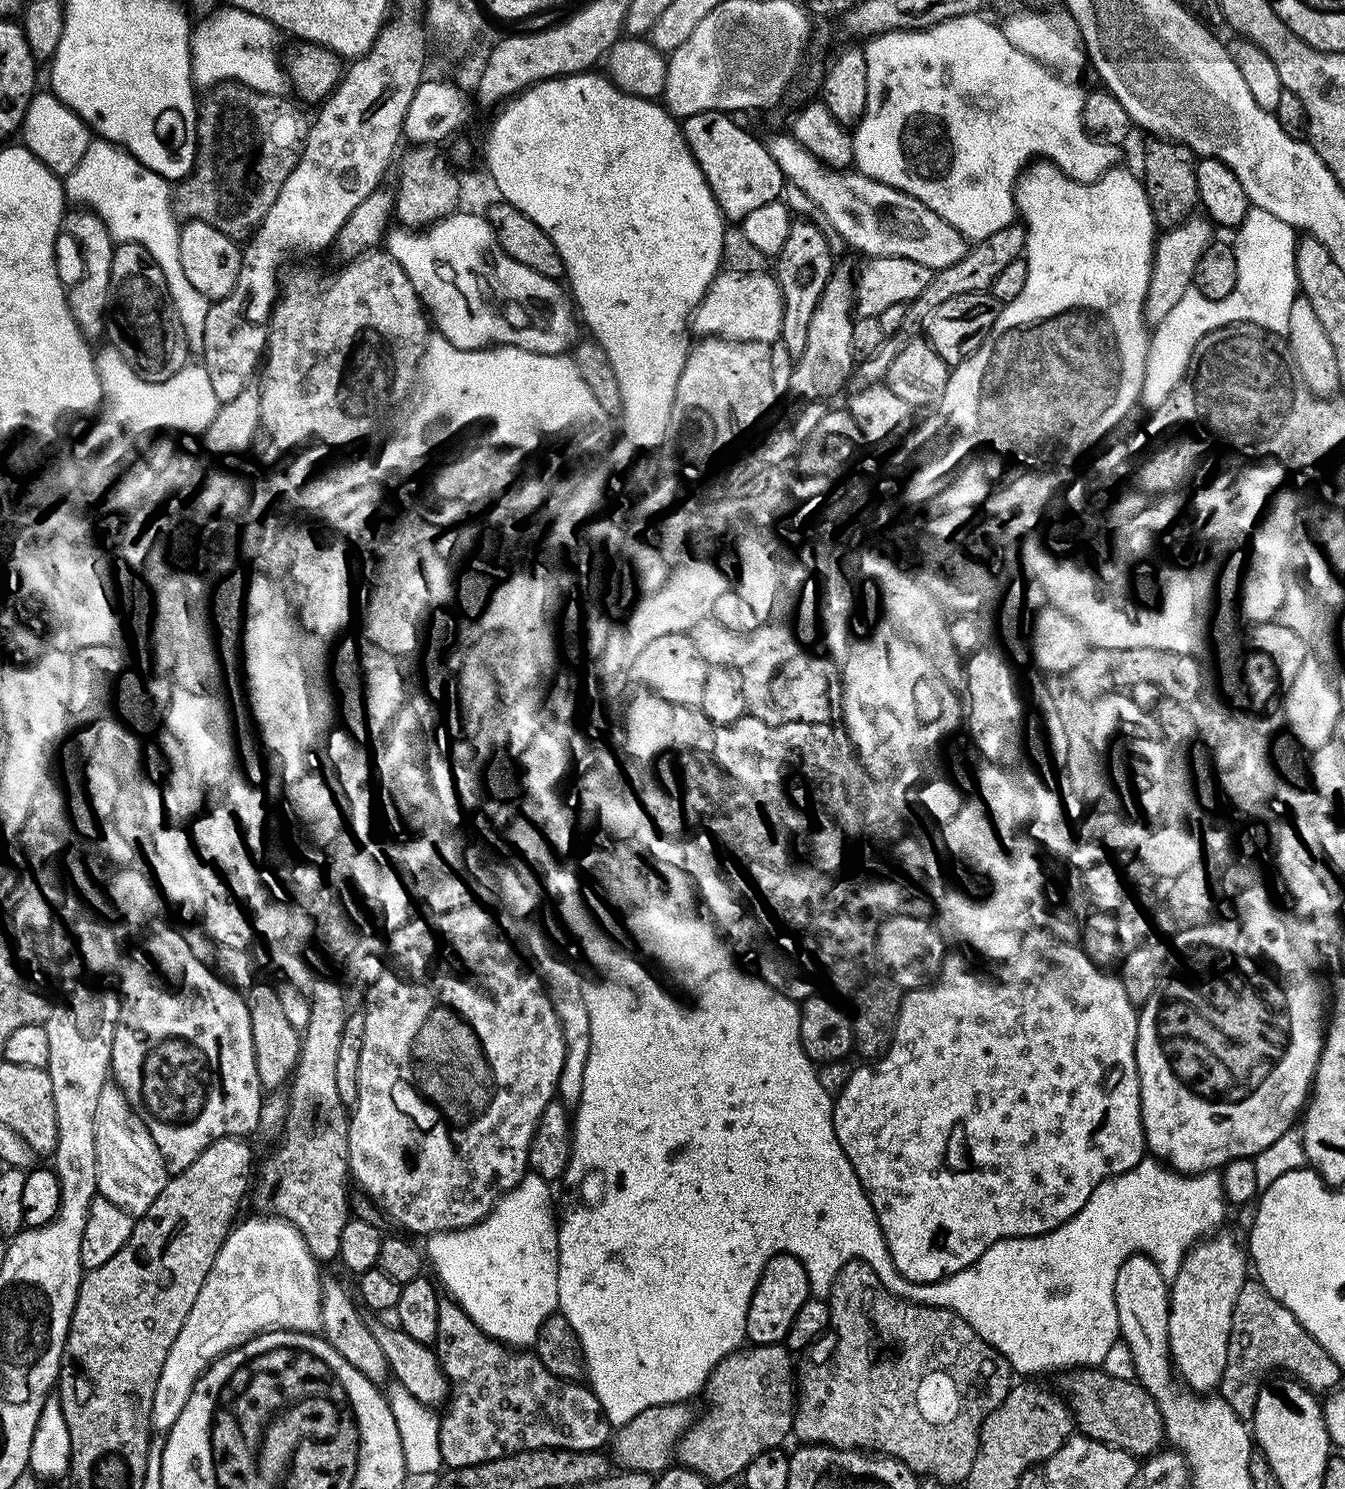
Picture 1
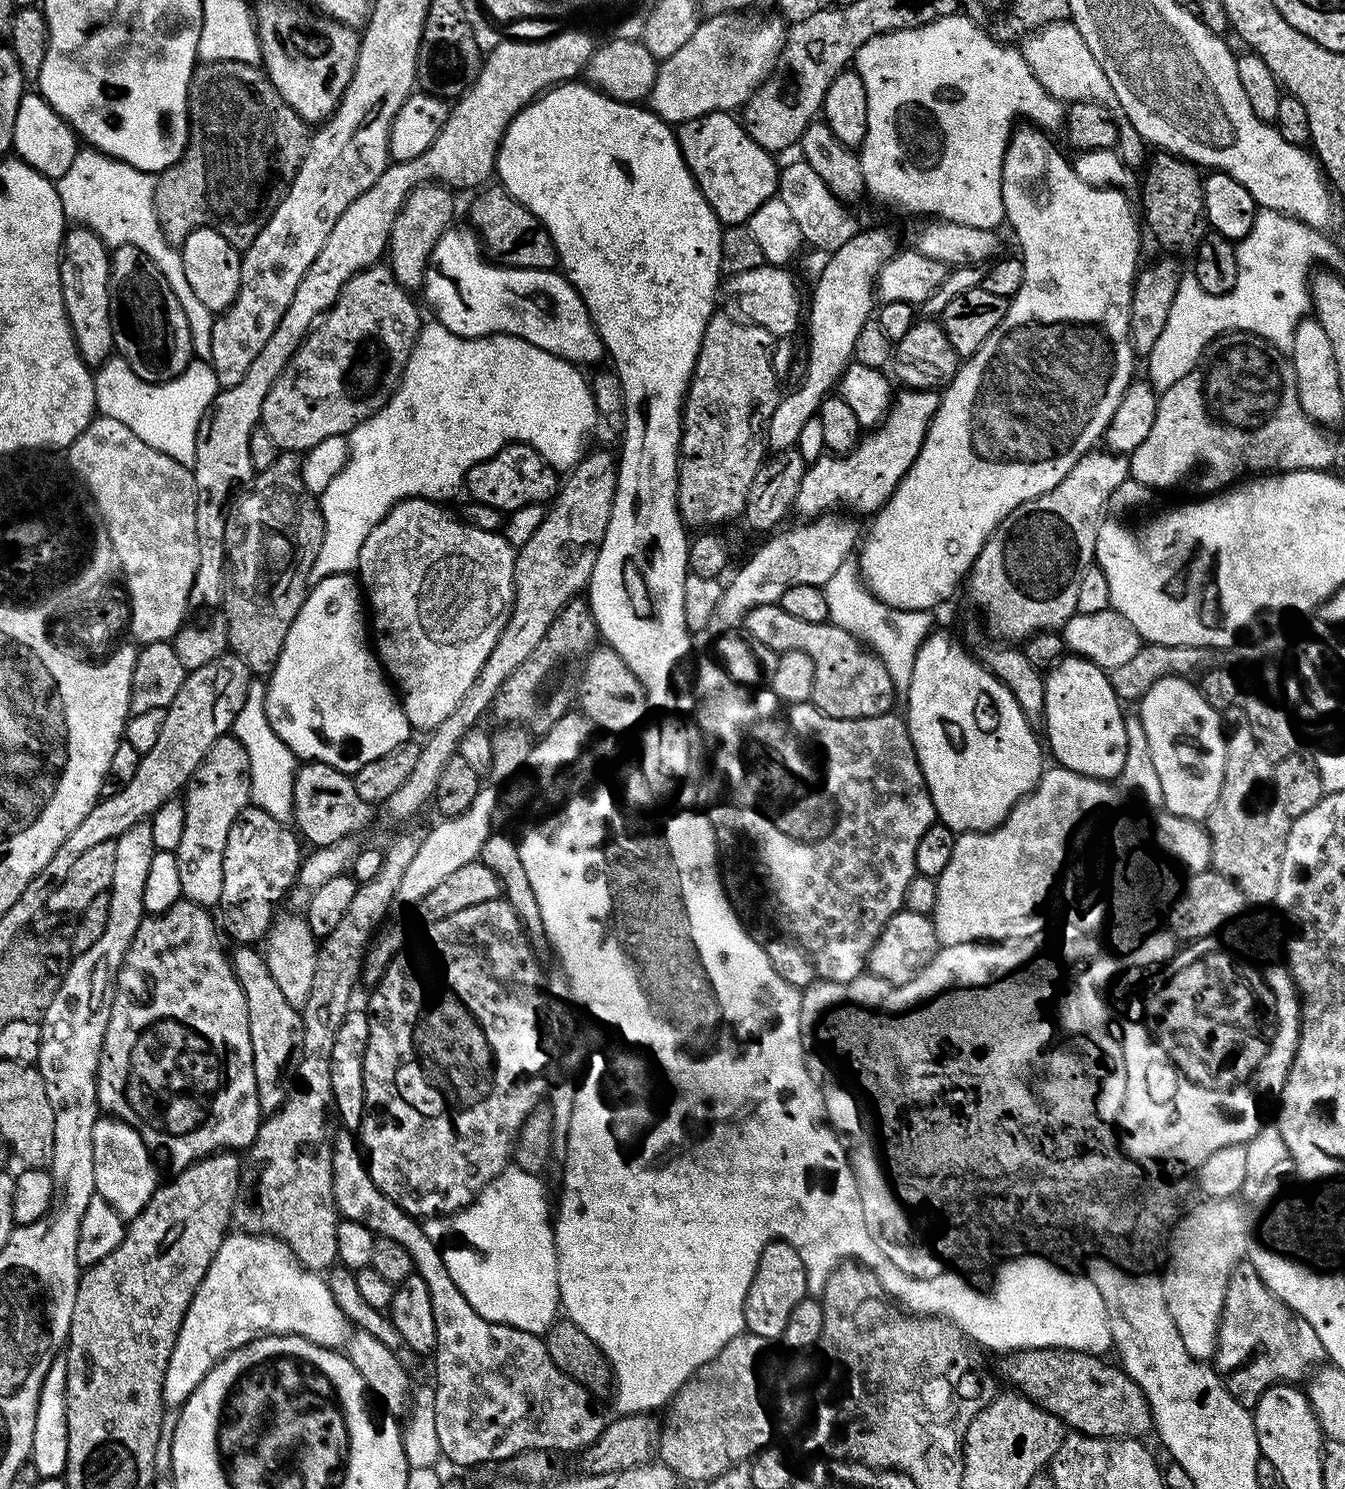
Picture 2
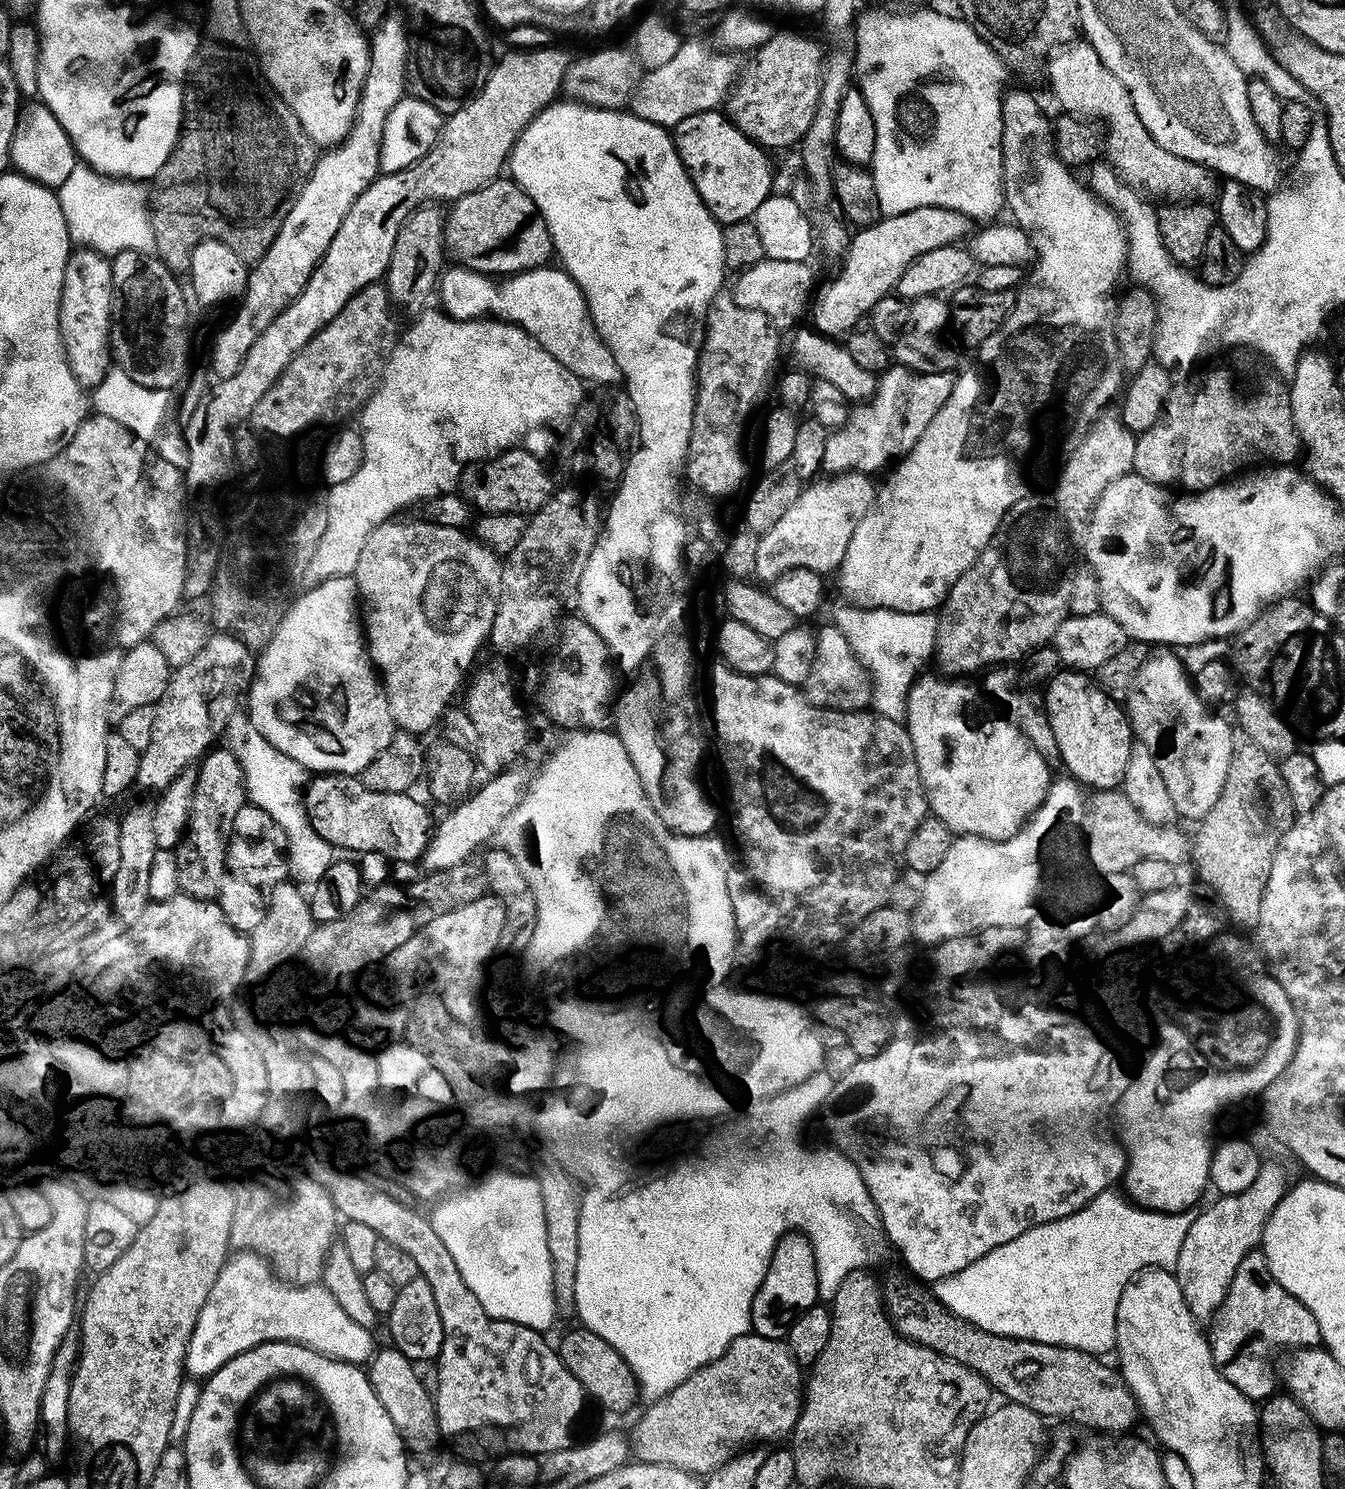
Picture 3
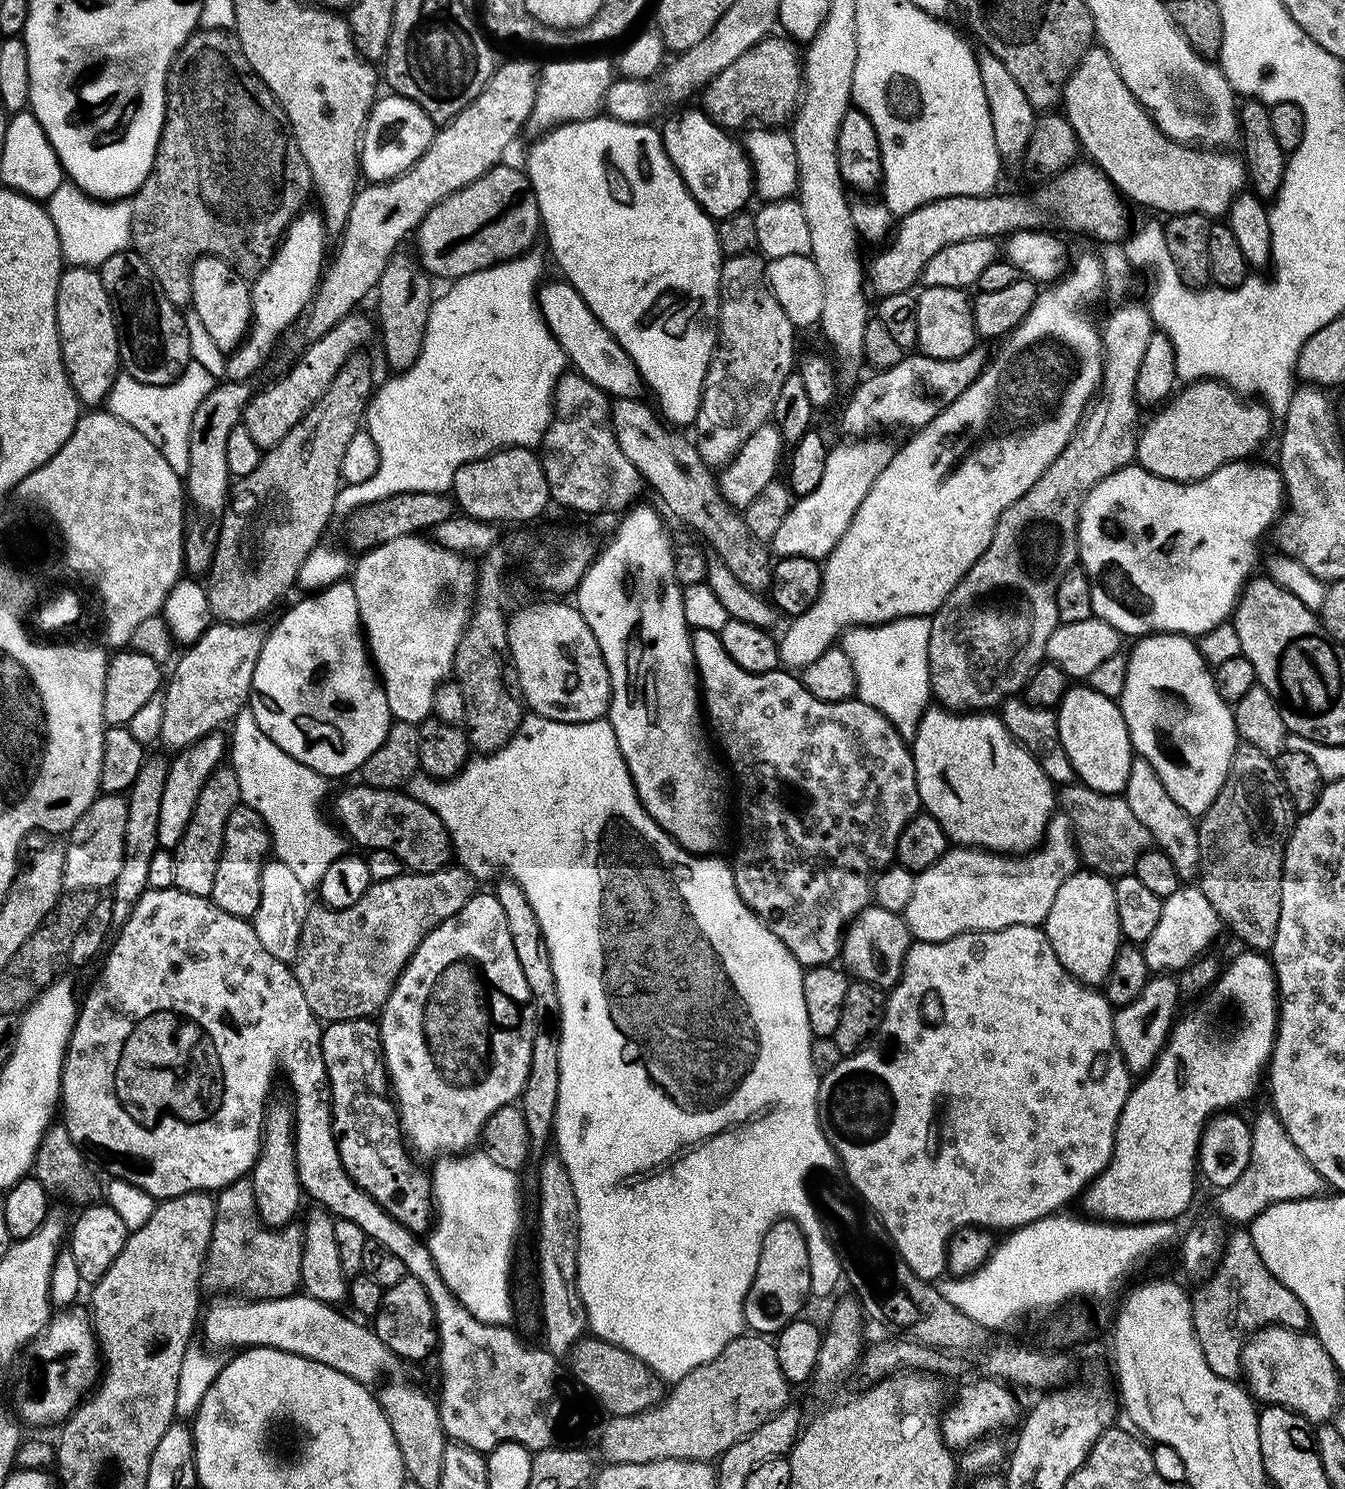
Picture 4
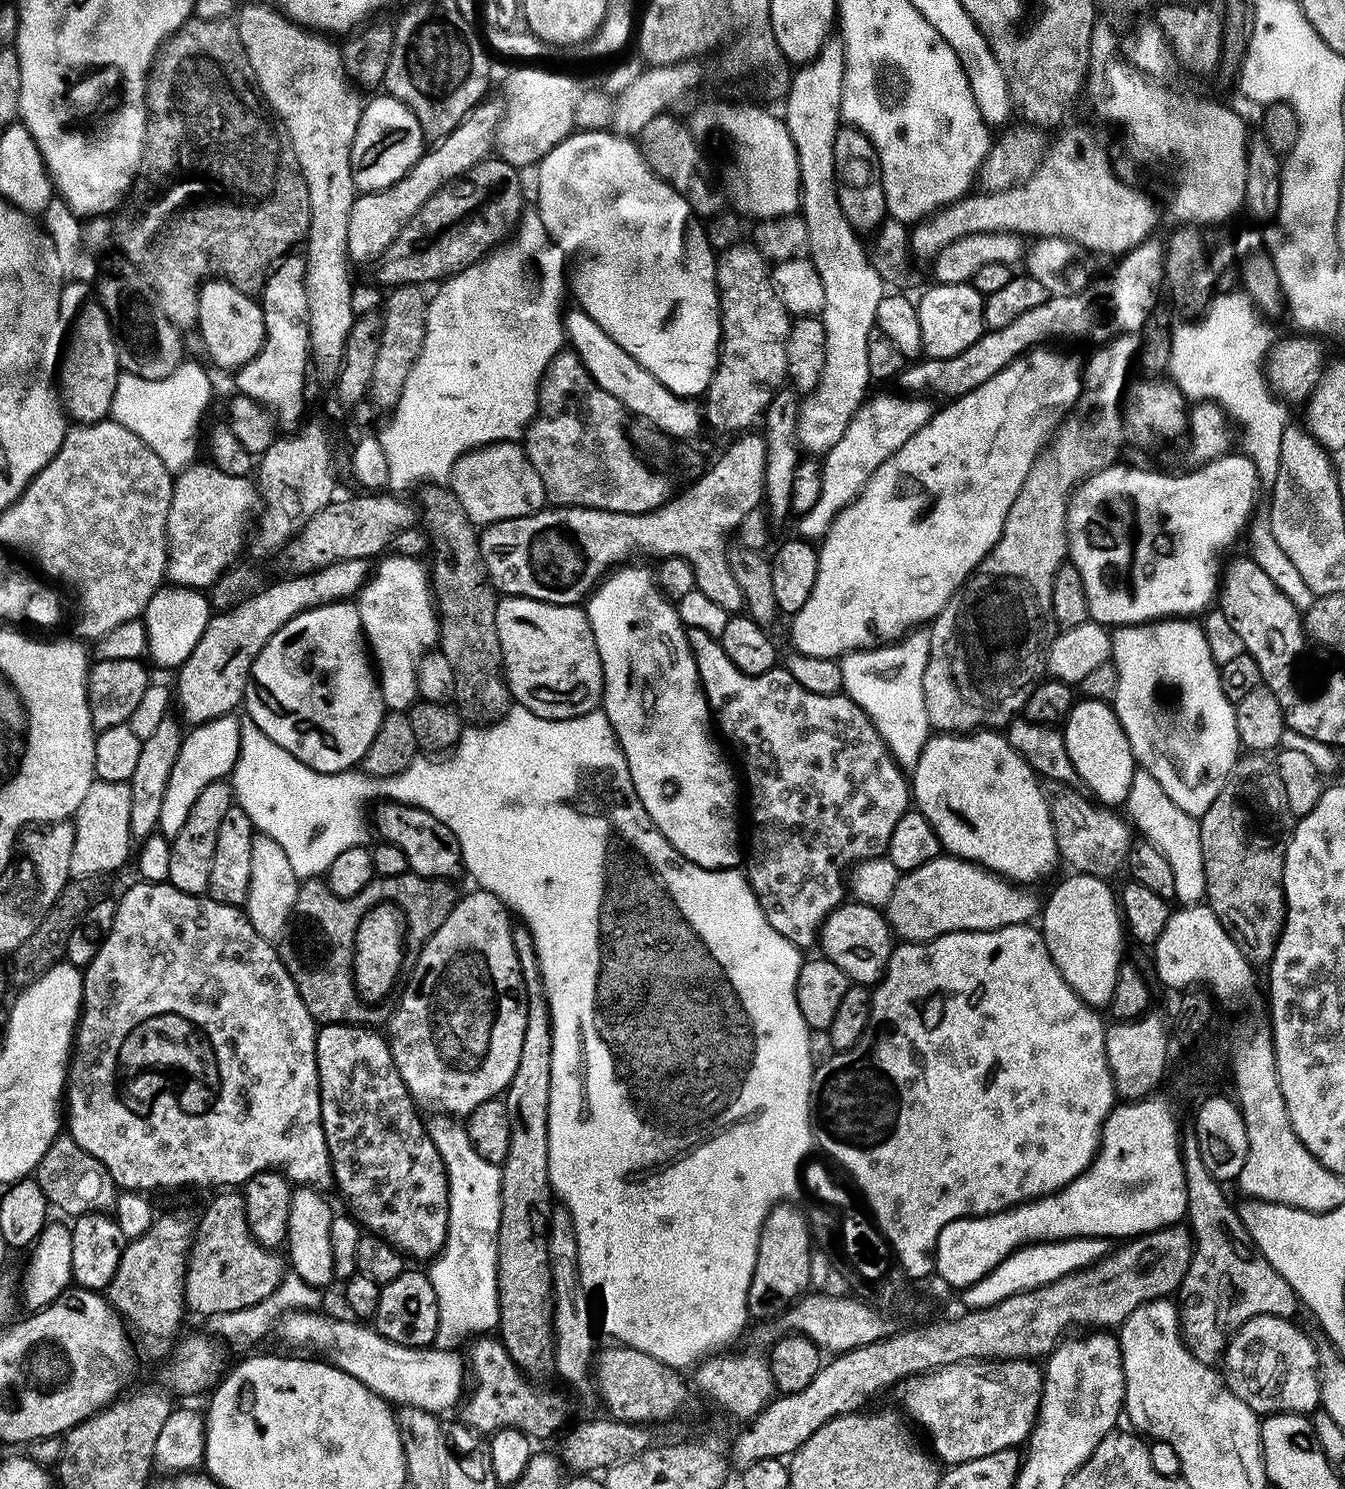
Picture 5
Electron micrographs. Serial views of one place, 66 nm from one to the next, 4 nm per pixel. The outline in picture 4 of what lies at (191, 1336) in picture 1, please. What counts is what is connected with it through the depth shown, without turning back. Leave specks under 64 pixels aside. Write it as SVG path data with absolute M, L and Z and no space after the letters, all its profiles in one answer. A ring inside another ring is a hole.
M293 1294L274 1300L215 1300L218 1301L205 1311L202 1332L204 1328L209 1347L216 1350L226 1350L228 1346L280 1349L322 1362L360 1384L369 1386L375 1385L382 1378L380 1376L394 1356L371 1327L358 1324L338 1312L340 1310L337 1307L307 1294Z

